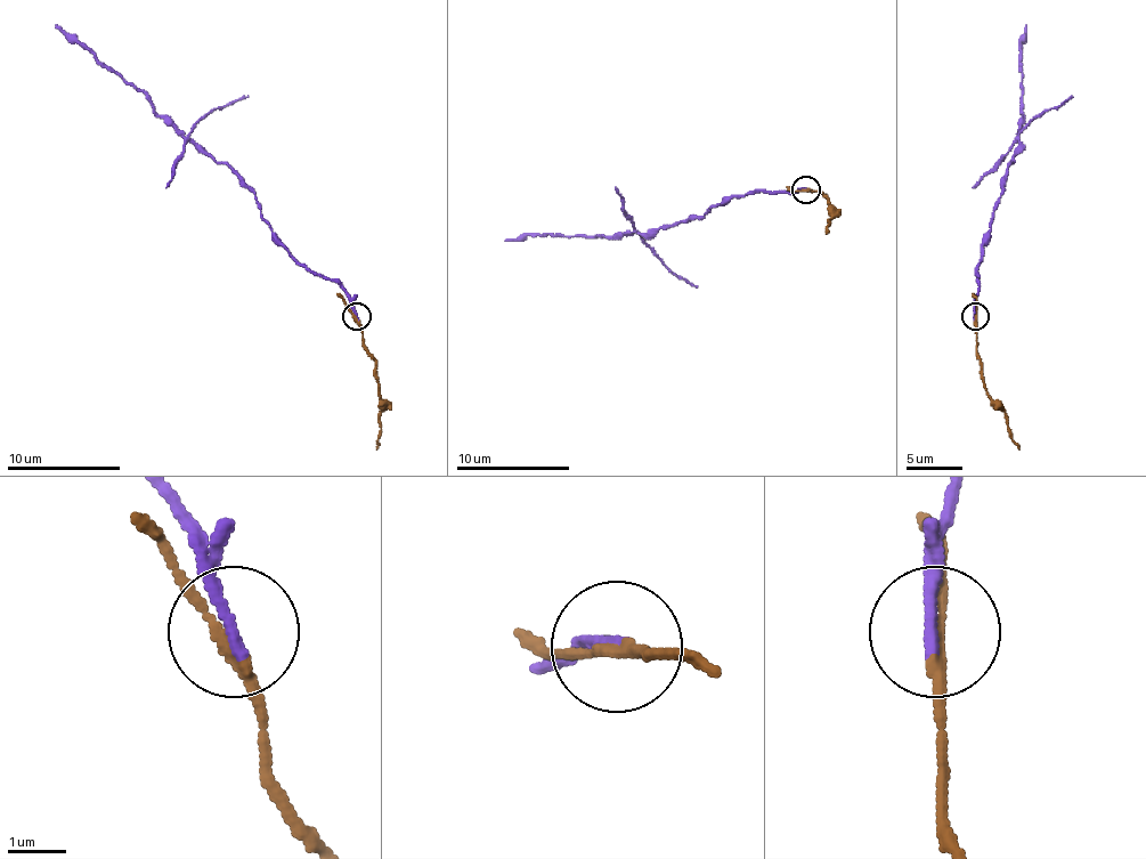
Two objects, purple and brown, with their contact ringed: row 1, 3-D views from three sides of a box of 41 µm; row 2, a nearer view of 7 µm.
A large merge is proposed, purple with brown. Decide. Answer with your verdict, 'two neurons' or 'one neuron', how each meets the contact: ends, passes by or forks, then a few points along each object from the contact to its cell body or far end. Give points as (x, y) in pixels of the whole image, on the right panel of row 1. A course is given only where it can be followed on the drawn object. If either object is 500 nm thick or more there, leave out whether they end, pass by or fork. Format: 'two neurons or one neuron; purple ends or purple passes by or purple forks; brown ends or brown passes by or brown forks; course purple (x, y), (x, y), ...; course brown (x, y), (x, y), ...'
two neurons; purple ends; brown passes by; course purple (976, 315), (978, 259), (1018, 143), (1021, 43), (1026, 24); course brown (976, 315), (976, 347), (984, 389), (1018, 448)

